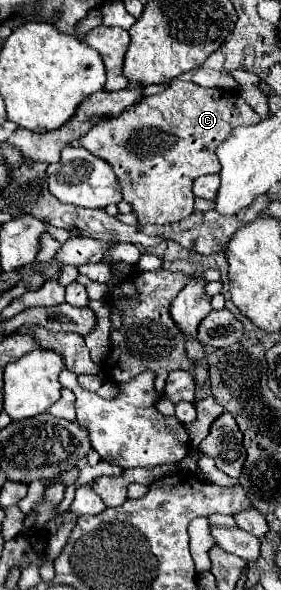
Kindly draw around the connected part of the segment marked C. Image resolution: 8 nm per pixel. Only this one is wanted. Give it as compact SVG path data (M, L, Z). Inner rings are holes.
M173 80L169 88L161 94L145 96L143 100L139 100L139 104L131 106L117 118L101 120L97 126L93 126L93 130L89 130L89 134L81 138L81 146L87 148L91 154L97 154L99 158L105 158L113 166L121 182L123 200L127 200L133 206L133 212L141 226L173 224L193 214L193 180L203 174L219 172L221 164L217 162L215 150L221 144L221 140L229 136L229 130L233 130L233 126L257 124L259 120L261 116L255 114L255 110L239 96L239 92L203 88L187 80Z

